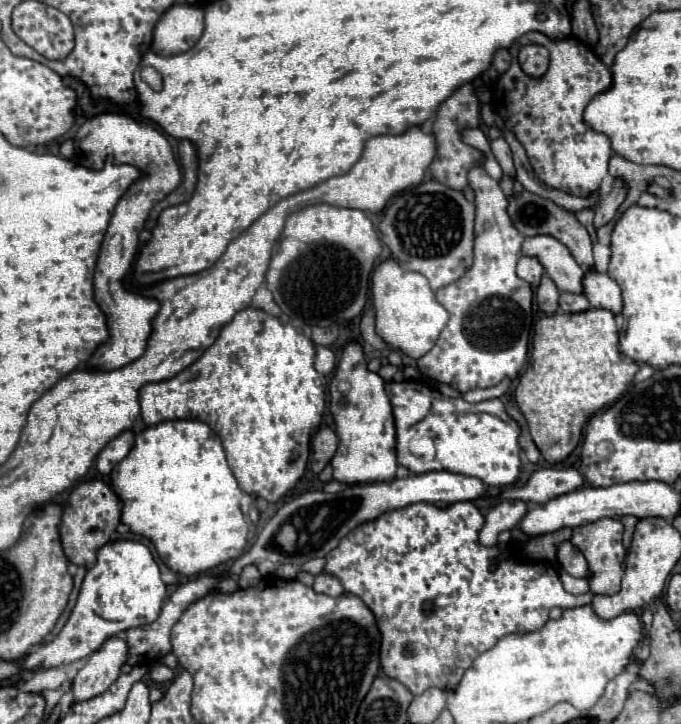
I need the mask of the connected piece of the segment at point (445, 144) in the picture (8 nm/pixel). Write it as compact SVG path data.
M471 83L459 87L445 103L441 103L435 123L433 123L433 137L437 141L437 159L429 165L429 171L435 181L441 181L441 185L449 185L451 189L463 191L467 183L467 173L471 167L479 163L483 153L471 145L465 145L461 141L461 131L473 129L479 125L479 99L471 87Z

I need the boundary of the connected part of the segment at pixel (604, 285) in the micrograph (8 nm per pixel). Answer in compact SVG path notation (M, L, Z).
M589 269L583 277L583 287L585 287L585 297L589 299L591 307L609 309L613 315L621 313L621 307L623 307L621 289L607 273Z

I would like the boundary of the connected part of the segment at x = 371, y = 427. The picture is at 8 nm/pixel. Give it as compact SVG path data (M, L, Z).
M349 343L343 351L339 367L329 385L329 411L335 421L335 433L339 437L339 447L333 465L333 479L347 485L363 483L385 483L395 479L397 457L395 457L395 423L391 413L391 403L385 393L385 381L367 371L367 361L361 345Z

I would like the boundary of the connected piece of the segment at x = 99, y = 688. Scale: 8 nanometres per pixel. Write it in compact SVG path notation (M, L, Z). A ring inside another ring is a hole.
M107 639L97 653L93 653L85 667L75 675L71 687L75 701L87 701L101 695L119 677L121 665L127 659L127 643L123 639Z

